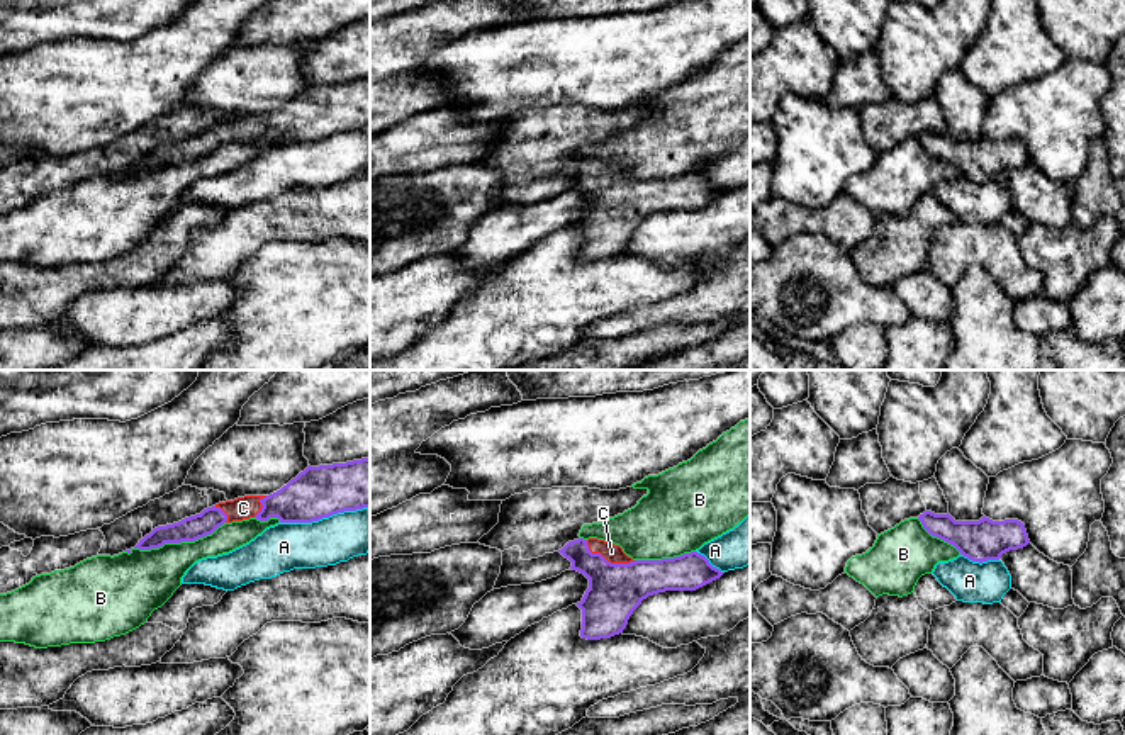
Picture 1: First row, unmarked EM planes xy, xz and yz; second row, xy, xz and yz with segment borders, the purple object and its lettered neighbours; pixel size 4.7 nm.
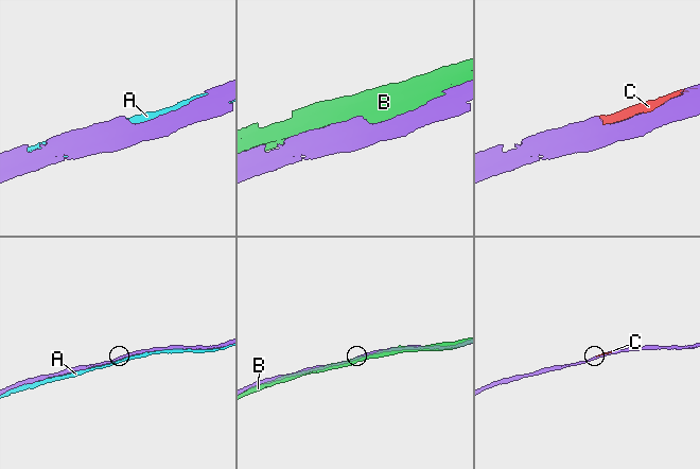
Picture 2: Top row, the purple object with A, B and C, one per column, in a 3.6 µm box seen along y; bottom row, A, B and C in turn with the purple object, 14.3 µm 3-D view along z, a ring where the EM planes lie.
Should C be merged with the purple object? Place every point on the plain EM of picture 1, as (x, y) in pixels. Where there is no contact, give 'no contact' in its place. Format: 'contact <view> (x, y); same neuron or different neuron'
contact xz (606, 180); same neuron

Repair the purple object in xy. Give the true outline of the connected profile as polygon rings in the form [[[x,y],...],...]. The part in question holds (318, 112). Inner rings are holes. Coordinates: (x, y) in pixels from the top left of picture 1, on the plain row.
[[[370,78],[307,87],[270,115],[244,115],[219,122],[200,134],[158,146],[134,168],[151,170],[165,163],[195,161],[224,143],[256,137],[280,143],[312,143],[344,131],[370,127]]]

